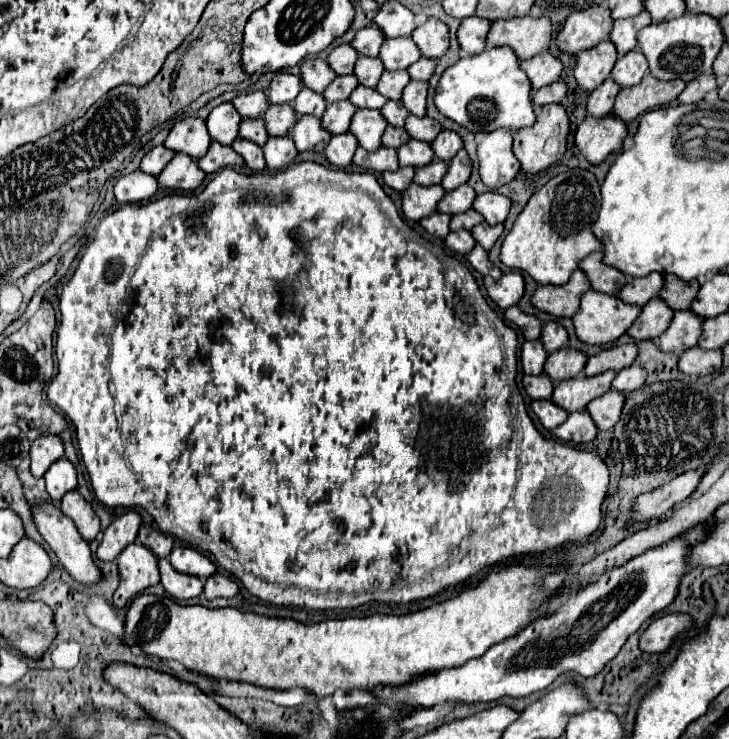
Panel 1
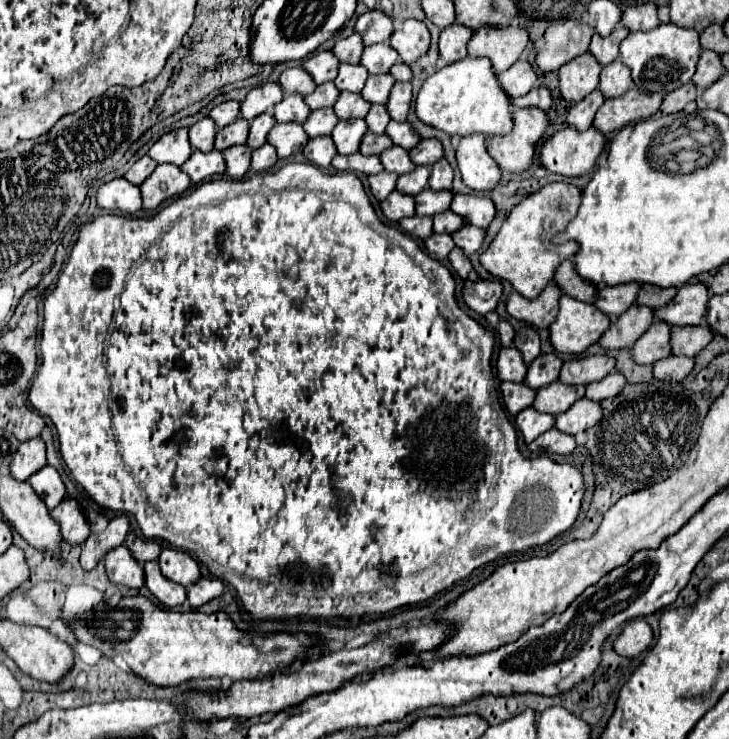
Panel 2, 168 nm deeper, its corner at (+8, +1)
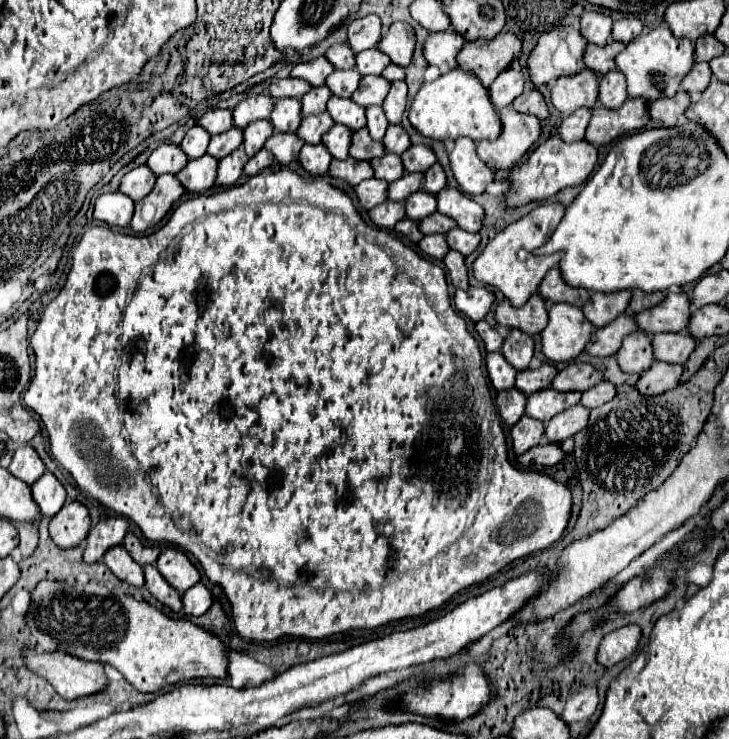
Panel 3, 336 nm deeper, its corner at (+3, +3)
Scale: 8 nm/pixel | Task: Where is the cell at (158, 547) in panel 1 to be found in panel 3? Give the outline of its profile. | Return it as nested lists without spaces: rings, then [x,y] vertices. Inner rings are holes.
[[[127,533],[125,541],[123,541],[123,547],[131,553],[131,557],[139,563],[139,565],[147,565],[147,563],[155,563],[161,549],[157,545],[145,545],[139,541],[139,537],[135,533]]]

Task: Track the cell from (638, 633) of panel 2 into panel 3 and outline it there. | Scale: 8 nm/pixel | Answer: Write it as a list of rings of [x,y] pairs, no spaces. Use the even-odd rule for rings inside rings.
[[[625,625],[609,635],[603,637],[599,651],[597,651],[597,661],[605,667],[611,667],[627,657],[631,657],[641,641],[641,629],[637,625]]]

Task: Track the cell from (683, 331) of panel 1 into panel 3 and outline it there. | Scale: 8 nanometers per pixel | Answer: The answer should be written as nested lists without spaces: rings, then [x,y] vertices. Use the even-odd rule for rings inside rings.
[[[635,331],[623,341],[621,349],[617,351],[617,361],[625,373],[643,373],[653,365],[655,355],[651,337],[653,335],[645,331]]]

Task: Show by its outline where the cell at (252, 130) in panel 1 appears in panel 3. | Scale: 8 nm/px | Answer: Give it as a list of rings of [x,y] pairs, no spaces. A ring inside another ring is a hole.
[[[233,127],[233,129],[229,129],[229,131],[221,133],[221,135],[213,135],[211,141],[209,141],[207,153],[217,157],[217,159],[223,159],[231,151],[235,151],[241,143],[243,143],[243,131]]]

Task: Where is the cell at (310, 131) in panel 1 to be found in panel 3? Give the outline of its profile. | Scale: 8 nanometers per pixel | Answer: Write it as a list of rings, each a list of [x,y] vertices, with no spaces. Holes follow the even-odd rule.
[[[273,133],[267,141],[265,141],[265,149],[273,153],[273,157],[287,165],[293,159],[299,157],[299,151],[305,143],[299,139],[297,133]]]

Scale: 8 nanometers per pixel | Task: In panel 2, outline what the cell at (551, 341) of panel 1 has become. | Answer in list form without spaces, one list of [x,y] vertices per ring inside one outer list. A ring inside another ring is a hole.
[[[522,327],[516,331],[514,335],[514,343],[512,343],[520,353],[522,353],[522,359],[530,365],[538,353],[540,353],[540,337],[538,333],[532,329],[532,327]]]

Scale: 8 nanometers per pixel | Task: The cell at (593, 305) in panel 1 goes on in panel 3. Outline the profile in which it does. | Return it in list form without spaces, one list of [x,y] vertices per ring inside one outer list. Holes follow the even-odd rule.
[[[551,303],[547,309],[549,323],[541,331],[543,353],[549,361],[573,361],[591,341],[595,327],[575,305]]]

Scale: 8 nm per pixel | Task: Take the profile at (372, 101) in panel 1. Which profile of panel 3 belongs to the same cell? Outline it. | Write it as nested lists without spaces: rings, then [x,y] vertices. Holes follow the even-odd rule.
[[[333,95],[331,101],[327,103],[327,111],[335,119],[335,123],[343,123],[353,131],[365,127],[365,109],[355,105],[355,101],[351,101],[351,99]]]

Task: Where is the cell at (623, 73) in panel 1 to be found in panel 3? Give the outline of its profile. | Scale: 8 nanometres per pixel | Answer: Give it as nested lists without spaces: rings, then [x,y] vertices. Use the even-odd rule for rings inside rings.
[[[609,71],[603,75],[601,79],[601,87],[599,87],[599,99],[605,107],[609,109],[617,109],[625,103],[627,99],[627,85],[625,85],[625,77],[623,73]]]

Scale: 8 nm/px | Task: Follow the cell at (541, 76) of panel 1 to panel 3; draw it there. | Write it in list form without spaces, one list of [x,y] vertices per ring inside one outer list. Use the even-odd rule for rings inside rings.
[[[509,67],[503,73],[499,73],[495,83],[489,87],[489,93],[491,93],[491,101],[495,103],[495,107],[503,109],[511,105],[513,99],[517,99],[523,93],[523,89],[525,89],[523,71],[519,67]]]

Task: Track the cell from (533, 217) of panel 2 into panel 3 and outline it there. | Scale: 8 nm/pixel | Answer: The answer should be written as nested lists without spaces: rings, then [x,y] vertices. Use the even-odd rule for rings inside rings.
[[[545,203],[535,207],[531,213],[527,213],[525,217],[513,221],[511,225],[507,225],[503,231],[499,231],[483,249],[483,253],[475,259],[473,263],[473,275],[491,285],[497,287],[515,307],[521,307],[527,303],[527,299],[539,289],[545,273],[553,267],[559,265],[561,261],[561,253],[553,253],[553,255],[545,255],[539,257],[533,251],[537,247],[541,247],[553,233],[555,225],[561,221],[561,217],[565,215],[565,205],[563,203]],[[519,249],[525,249],[529,253],[527,259],[519,259]]]

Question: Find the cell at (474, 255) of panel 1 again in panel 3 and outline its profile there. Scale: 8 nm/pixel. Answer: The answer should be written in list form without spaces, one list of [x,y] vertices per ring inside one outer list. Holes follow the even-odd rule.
[[[449,251],[443,259],[447,271],[449,271],[449,277],[453,281],[455,287],[461,287],[461,289],[467,289],[469,287],[469,271],[467,271],[467,265],[465,265],[465,255],[461,255],[459,251]]]

